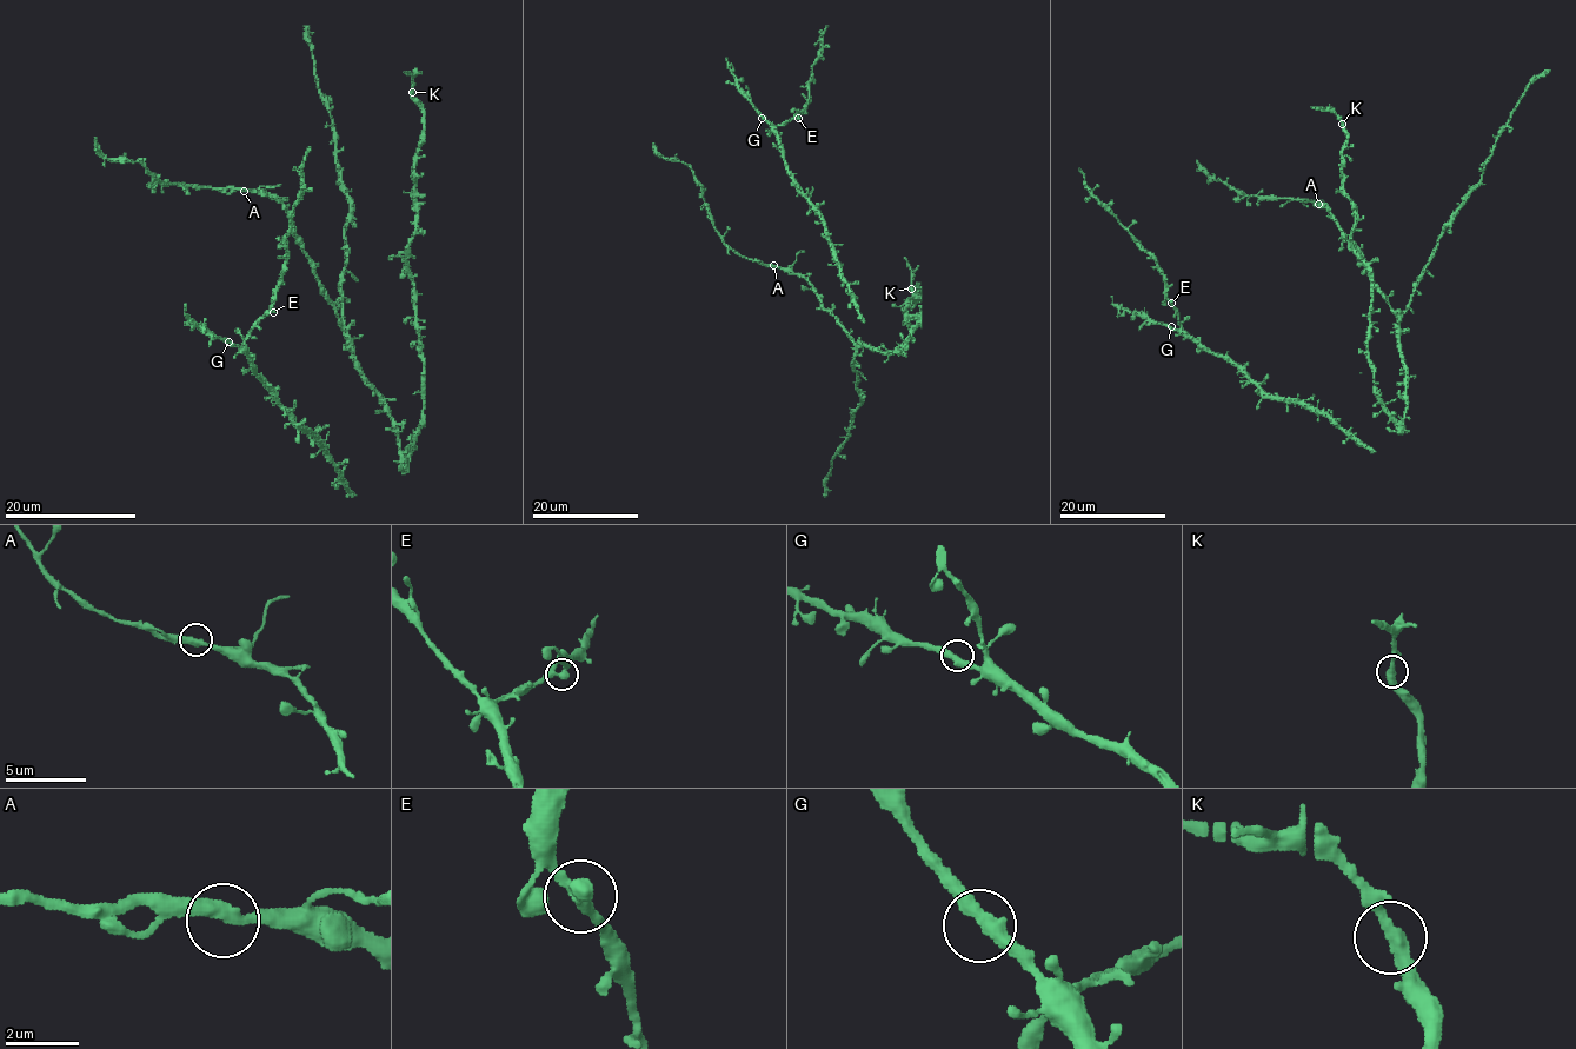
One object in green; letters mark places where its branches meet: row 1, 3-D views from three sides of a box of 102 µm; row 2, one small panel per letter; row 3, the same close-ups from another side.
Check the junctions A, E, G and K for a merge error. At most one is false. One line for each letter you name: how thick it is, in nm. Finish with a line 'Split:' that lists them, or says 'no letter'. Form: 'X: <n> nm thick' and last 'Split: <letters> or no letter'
Split: no letter

